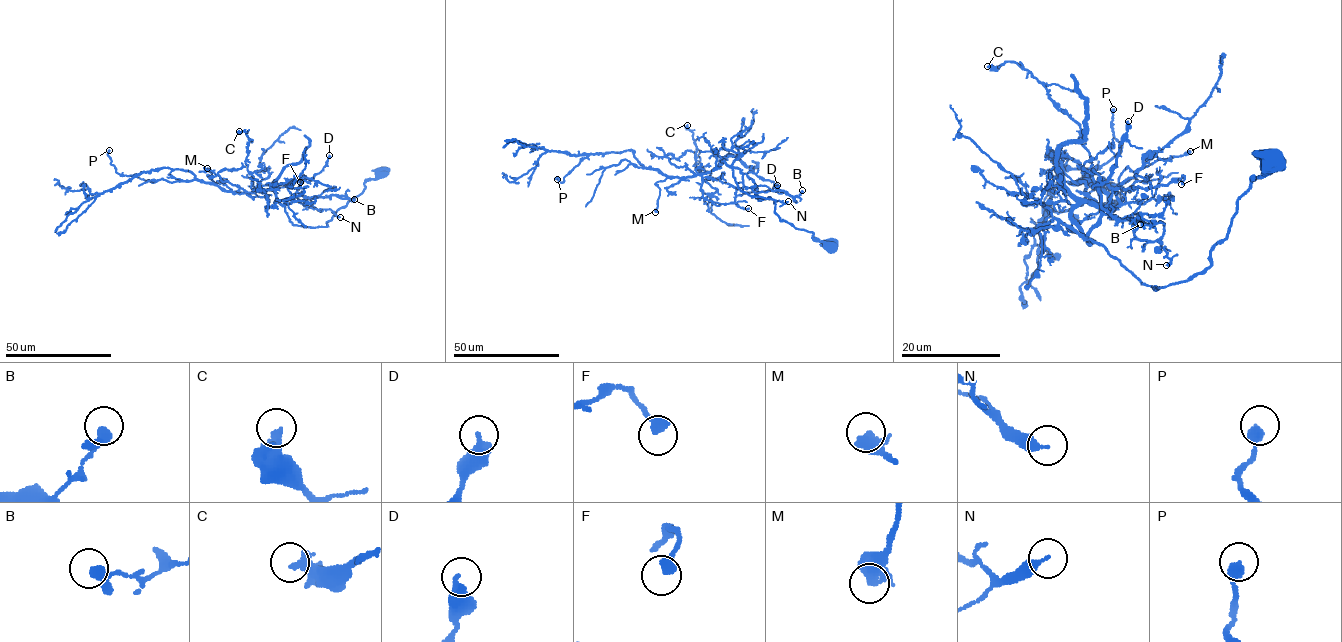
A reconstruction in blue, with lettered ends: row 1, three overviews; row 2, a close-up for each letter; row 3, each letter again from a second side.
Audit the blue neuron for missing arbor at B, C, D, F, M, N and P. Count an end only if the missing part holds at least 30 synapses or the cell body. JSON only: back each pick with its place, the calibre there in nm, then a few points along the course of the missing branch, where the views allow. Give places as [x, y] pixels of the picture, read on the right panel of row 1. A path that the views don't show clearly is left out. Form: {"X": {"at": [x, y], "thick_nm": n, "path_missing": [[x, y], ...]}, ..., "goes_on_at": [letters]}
{"goes_on_at": []}

